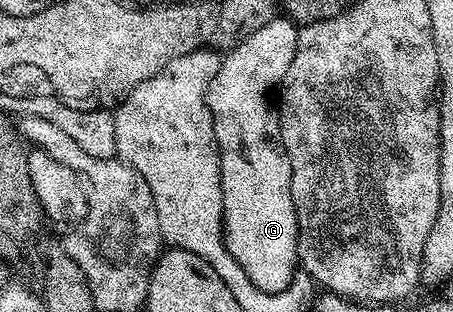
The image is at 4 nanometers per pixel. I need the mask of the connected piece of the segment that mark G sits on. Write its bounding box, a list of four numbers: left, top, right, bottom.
[206,17,300,295]

